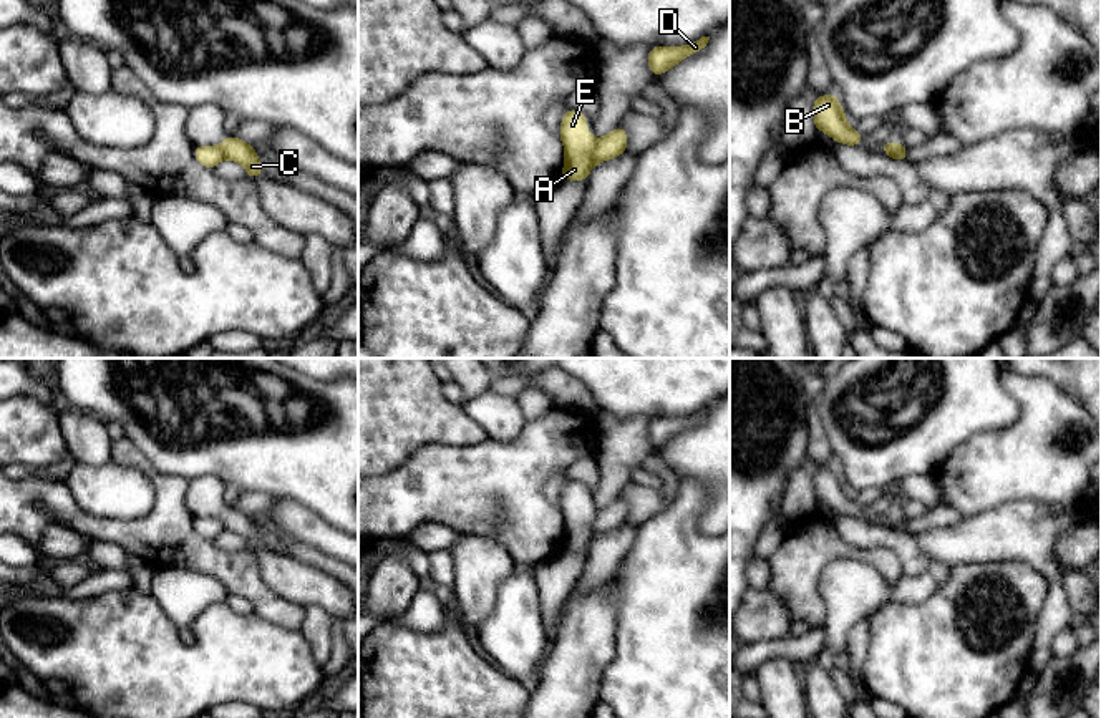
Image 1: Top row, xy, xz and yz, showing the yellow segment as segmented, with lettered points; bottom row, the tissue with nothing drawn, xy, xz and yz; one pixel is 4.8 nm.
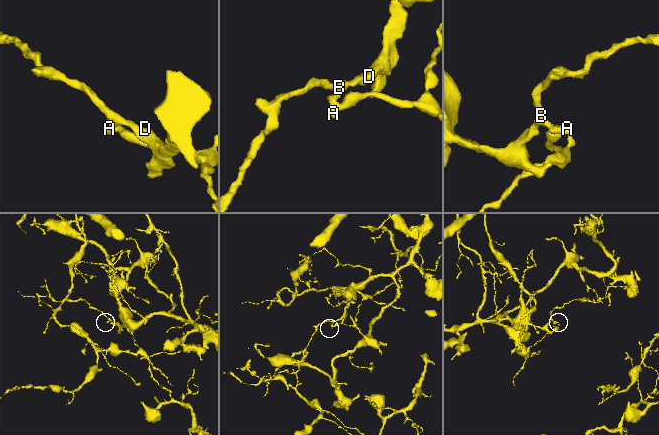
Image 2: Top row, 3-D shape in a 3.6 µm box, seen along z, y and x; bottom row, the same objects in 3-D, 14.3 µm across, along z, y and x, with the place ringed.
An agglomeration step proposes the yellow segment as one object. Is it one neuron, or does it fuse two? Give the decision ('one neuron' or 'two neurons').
two neurons

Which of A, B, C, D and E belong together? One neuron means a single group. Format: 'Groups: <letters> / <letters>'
Groups: A B D E / C

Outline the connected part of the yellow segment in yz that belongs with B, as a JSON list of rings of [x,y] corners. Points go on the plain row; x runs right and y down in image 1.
[[[836,466],[817,468],[812,474],[812,488],[816,502],[824,502],[837,514],[859,517],[864,511],[861,504],[847,496],[846,484]]]

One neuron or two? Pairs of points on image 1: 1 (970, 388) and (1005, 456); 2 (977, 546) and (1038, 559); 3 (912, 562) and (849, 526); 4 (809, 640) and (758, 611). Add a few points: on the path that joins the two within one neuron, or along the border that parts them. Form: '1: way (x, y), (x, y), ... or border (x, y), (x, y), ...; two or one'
1: border (1020, 403), (1012, 423), (974, 433), (957, 446); two
2: way (992, 546), (1023, 546); one
3: way (899, 546), (889, 538), (866, 534); one
4: border (793, 630), (756, 642); two

